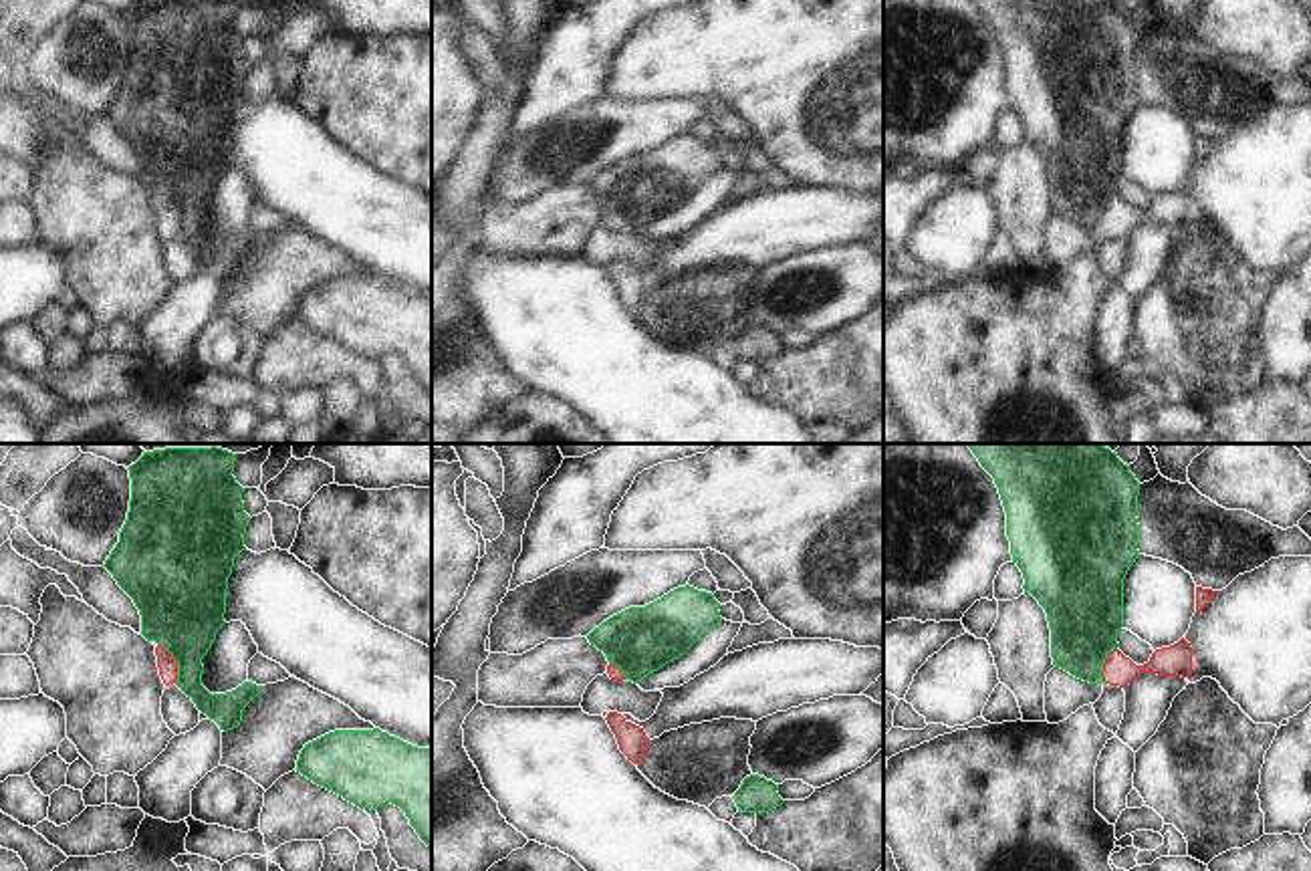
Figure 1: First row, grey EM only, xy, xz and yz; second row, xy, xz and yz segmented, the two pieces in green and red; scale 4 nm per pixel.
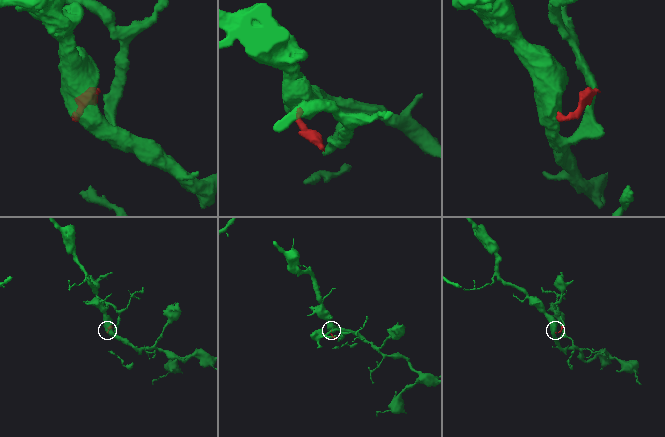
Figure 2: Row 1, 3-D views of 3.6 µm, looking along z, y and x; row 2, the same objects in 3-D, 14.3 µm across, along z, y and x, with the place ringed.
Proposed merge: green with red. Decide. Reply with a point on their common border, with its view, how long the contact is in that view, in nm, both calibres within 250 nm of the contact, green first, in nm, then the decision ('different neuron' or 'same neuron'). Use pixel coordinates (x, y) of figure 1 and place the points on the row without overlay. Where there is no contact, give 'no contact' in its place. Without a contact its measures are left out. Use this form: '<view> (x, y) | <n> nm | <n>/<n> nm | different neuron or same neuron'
xy (176, 208) | 180 nm | 360/80 nm | different neuron

